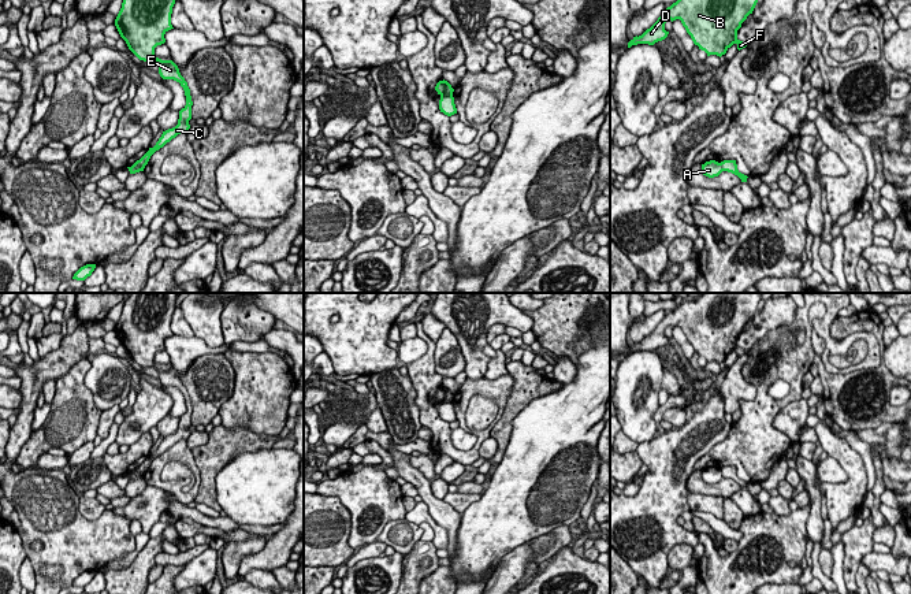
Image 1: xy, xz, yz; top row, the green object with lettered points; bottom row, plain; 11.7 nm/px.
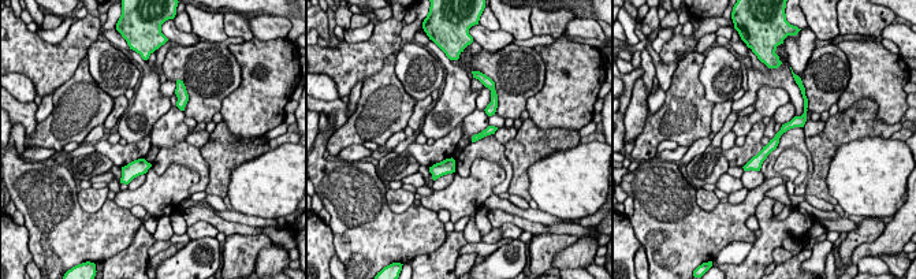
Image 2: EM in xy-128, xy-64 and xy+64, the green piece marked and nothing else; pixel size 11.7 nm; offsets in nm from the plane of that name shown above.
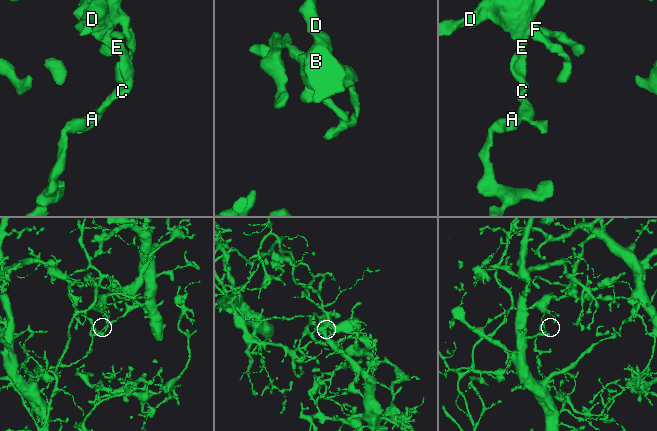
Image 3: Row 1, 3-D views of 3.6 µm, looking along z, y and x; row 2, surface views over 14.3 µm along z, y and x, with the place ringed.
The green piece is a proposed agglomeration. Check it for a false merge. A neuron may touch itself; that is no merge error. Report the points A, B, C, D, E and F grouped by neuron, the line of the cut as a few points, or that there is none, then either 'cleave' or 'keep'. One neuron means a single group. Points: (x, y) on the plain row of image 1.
groups A / B C D E F; cut xz (452, 401), (441, 404); cleave

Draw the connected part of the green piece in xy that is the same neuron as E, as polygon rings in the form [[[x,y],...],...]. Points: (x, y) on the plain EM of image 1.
[[[130,293],[124,301],[115,333],[129,356],[144,368],[155,367],[163,386],[181,390],[186,402],[186,412],[179,417],[178,431],[163,438],[153,454],[137,467],[133,474],[145,475],[150,463],[181,439],[187,439],[192,426],[192,402],[187,389],[172,367],[155,363],[155,354],[166,349],[164,341],[174,335],[171,331],[172,313],[178,293]]]

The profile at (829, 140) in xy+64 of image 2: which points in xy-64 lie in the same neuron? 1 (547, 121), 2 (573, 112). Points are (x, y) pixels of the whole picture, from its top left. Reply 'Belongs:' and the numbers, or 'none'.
Belongs: none

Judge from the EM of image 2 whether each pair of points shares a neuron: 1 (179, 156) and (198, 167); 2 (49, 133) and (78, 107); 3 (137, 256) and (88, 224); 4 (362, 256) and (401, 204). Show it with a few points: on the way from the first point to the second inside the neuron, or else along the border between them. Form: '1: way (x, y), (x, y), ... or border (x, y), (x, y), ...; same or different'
1: way (183, 156), (187, 156), (194, 163); same
2: way (56, 129), (71, 114); same
3: border (141, 224), (133, 241), (103, 263); different
4: border (384, 193), (394, 212), (402, 212), (414, 200); different

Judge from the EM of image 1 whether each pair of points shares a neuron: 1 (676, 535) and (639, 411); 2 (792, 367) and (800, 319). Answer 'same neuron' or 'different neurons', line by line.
1: different neurons
2: same neuron

